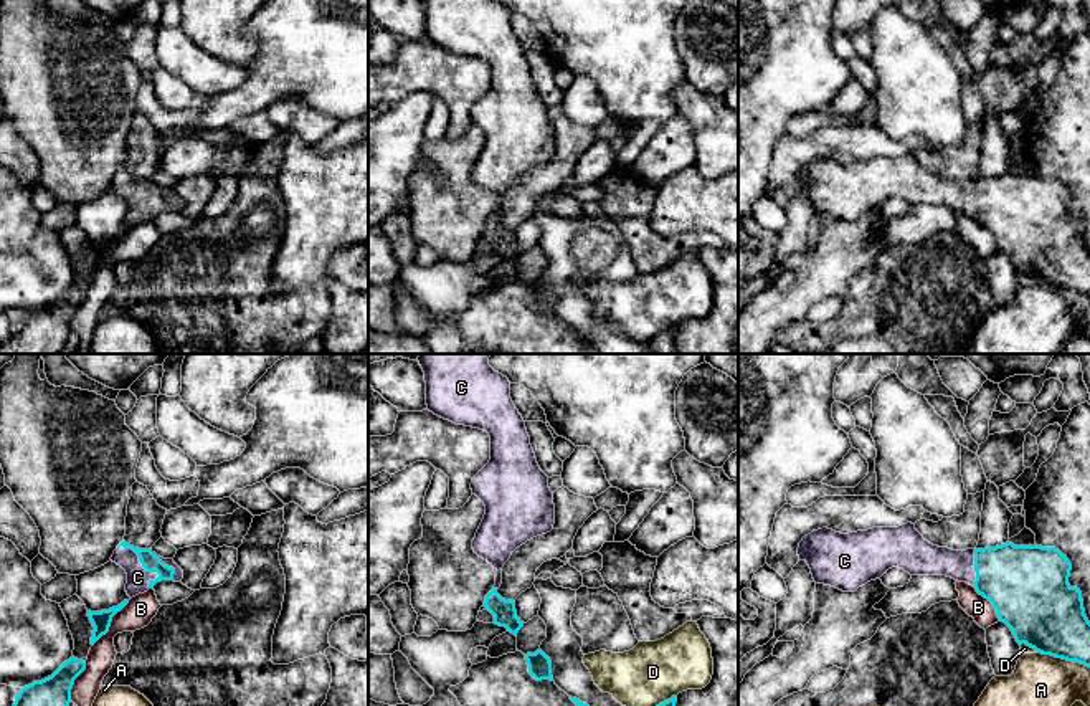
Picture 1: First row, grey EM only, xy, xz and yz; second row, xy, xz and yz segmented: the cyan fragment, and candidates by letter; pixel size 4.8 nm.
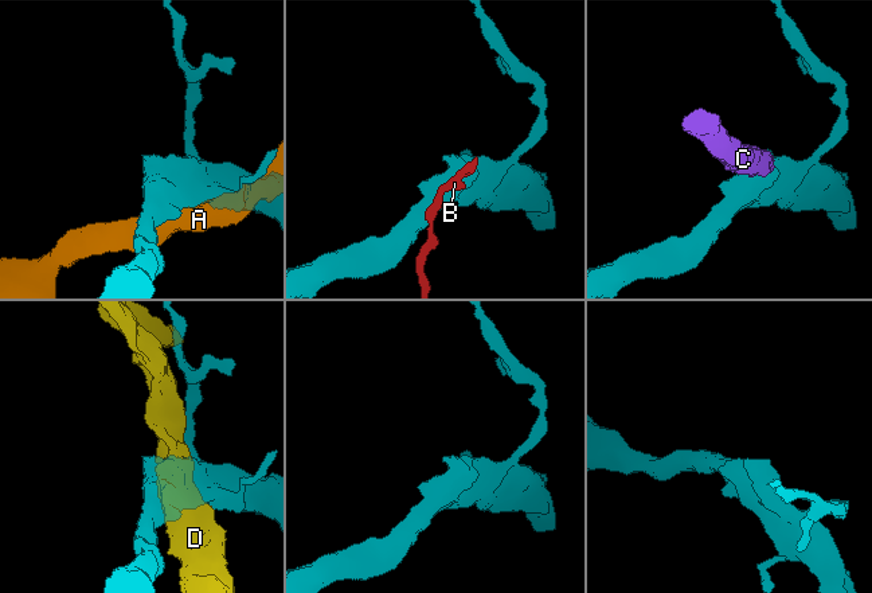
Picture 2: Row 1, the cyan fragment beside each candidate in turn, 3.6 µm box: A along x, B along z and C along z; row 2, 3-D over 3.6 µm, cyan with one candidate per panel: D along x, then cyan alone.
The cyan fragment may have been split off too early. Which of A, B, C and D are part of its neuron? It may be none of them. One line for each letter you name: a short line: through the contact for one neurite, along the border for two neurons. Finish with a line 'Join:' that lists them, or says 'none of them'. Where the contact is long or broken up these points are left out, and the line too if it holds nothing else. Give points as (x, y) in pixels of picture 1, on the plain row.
C: line xy (151, 192), (142, 195), (137, 207)
Join: C

